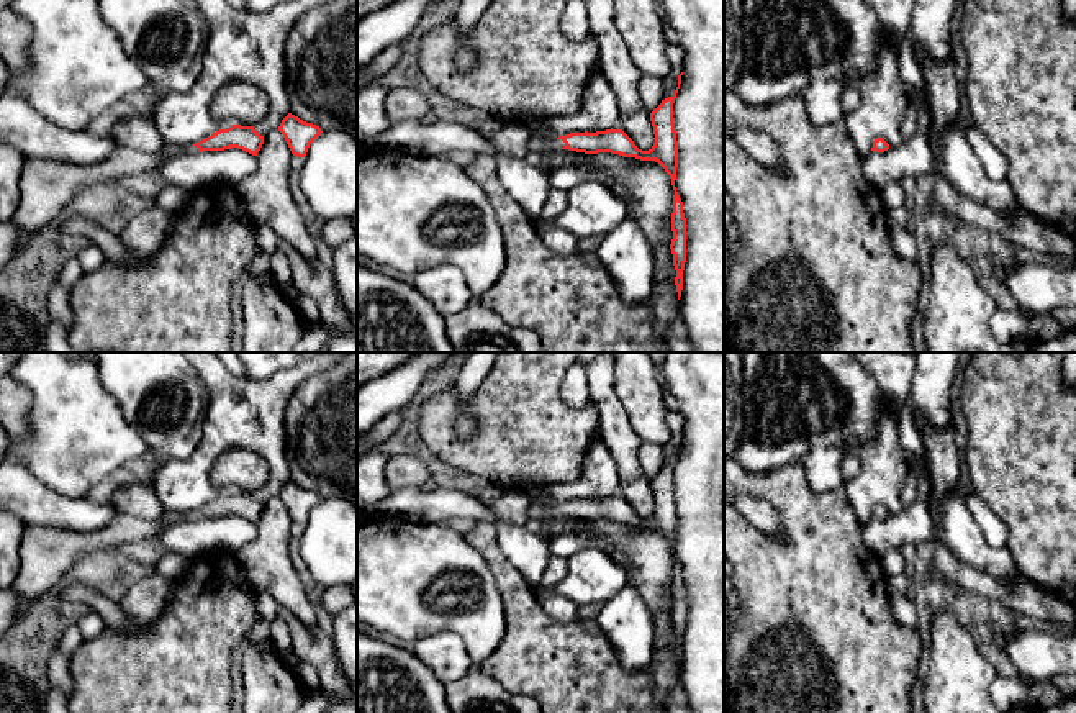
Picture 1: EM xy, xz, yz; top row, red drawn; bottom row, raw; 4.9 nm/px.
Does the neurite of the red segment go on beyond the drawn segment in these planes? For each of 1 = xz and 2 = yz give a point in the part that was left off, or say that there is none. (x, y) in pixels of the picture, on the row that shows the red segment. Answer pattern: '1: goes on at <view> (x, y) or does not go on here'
1: goes on at xz (538, 145)
2: does not go on here

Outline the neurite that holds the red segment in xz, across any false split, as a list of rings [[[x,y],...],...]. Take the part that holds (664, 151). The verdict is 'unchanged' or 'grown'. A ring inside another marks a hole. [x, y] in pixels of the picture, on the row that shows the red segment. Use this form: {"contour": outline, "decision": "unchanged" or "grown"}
{"contour": [[[683,72],[678,75],[678,87],[675,90],[675,95],[673,97],[668,97],[665,100],[662,100],[662,103],[650,113],[650,121],[652,121],[652,126],[653,126],[653,134],[655,134],[655,143],[653,146],[649,149],[649,151],[642,151],[639,149],[634,141],[622,131],[622,129],[606,129],[606,131],[596,131],[596,133],[570,133],[570,134],[565,134],[565,136],[558,136],[557,139],[550,139],[550,141],[545,141],[544,138],[540,138],[539,134],[532,134],[531,139],[529,139],[529,151],[531,152],[537,152],[537,154],[544,154],[545,151],[550,151],[550,149],[568,149],[568,151],[576,151],[576,152],[585,152],[585,154],[598,154],[598,152],[611,152],[611,154],[619,154],[619,156],[624,156],[624,157],[635,157],[635,159],[640,159],[640,161],[655,161],[658,162],[665,172],[670,175],[671,179],[671,185],[673,185],[673,190],[675,190],[675,195],[673,195],[673,213],[671,213],[671,231],[673,231],[673,239],[671,239],[671,244],[670,244],[670,249],[671,249],[671,254],[673,254],[673,266],[675,266],[675,270],[676,270],[676,277],[675,277],[675,285],[676,285],[676,292],[678,292],[678,300],[681,297],[681,290],[683,290],[683,270],[685,270],[685,262],[686,262],[686,218],[685,218],[685,213],[683,213],[683,202],[676,192],[676,187],[675,187],[675,180],[676,180],[676,167],[678,167],[678,141],[676,141],[676,131],[675,131],[675,118],[673,118],[673,103],[675,103],[675,98],[676,98],[676,93],[678,93],[678,89],[680,89],[680,84],[681,84],[681,75]]], "decision": "grown"}

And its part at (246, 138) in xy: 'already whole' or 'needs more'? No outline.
needs more

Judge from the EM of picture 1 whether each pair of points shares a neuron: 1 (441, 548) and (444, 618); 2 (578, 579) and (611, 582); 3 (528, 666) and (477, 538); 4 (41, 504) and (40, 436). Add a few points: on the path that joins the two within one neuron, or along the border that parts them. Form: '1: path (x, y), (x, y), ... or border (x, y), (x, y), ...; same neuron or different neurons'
1: path (433, 566), (433, 602); same neuron
2: path (587, 579), (603, 579); same neuron
3: path (528, 635), (523, 604), (501, 569); same neuron
4: border (17, 459), (53, 490), (77, 497); different neurons

